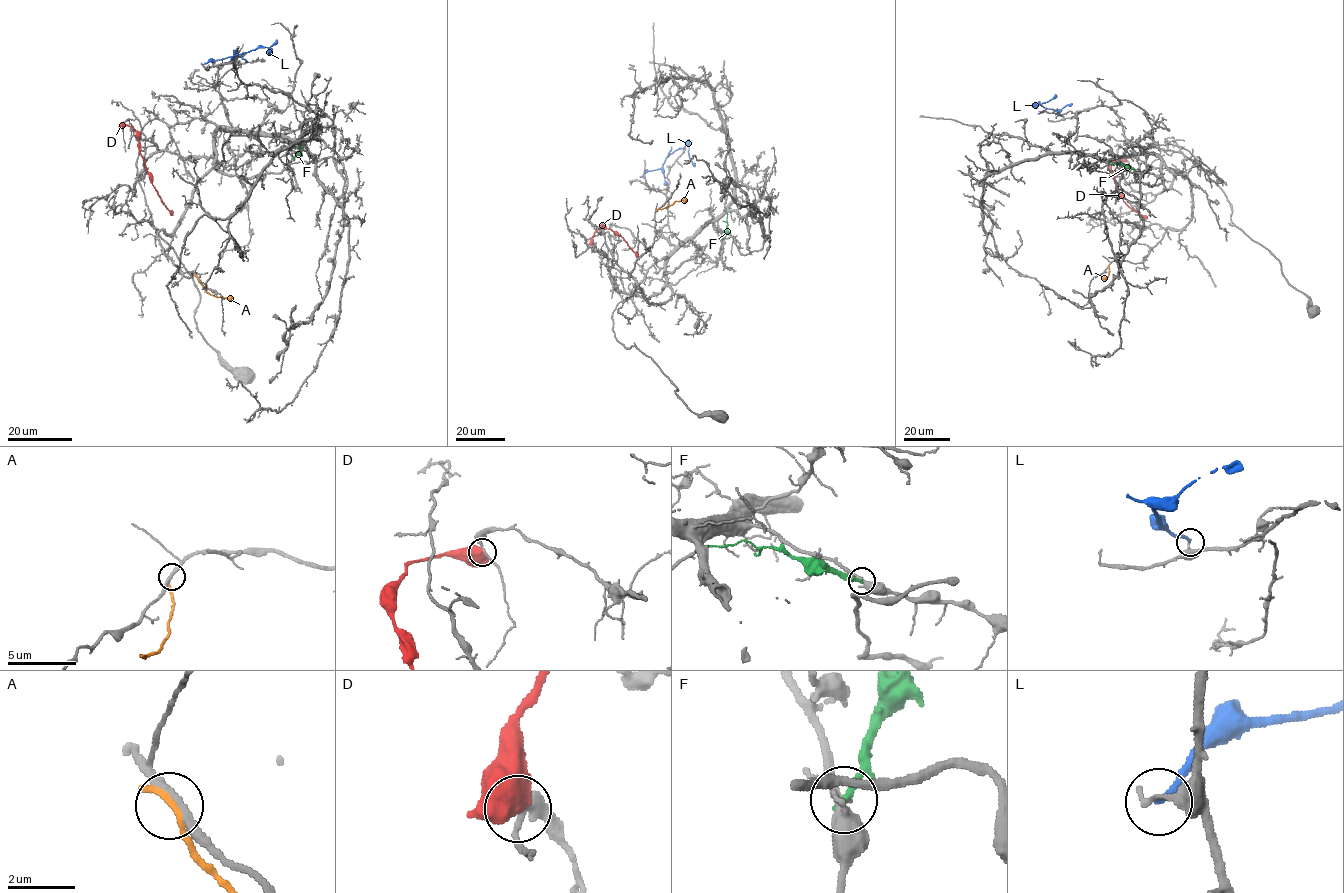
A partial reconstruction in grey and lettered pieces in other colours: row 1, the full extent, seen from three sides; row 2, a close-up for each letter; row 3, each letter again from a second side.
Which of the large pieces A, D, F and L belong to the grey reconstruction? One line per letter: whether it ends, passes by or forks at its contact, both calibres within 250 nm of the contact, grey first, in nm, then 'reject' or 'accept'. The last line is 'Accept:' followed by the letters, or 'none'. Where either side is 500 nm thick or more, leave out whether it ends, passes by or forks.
A: it ends | 260/280 nm | reject
D: 150/750 nm | reject
F: it ends | 280/240 nm | reject
L: it ends | 180/190 nm | reject
Accept: none

